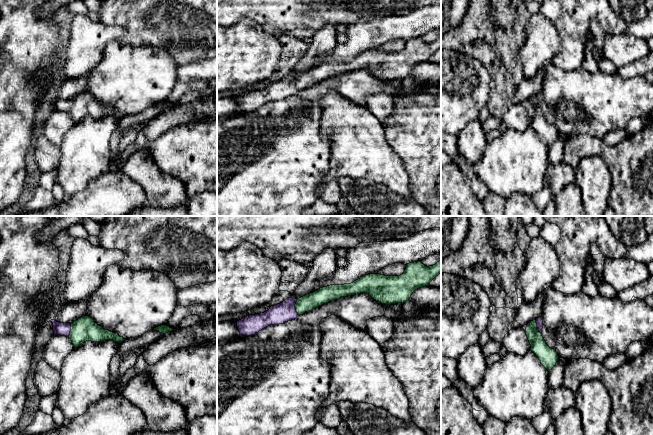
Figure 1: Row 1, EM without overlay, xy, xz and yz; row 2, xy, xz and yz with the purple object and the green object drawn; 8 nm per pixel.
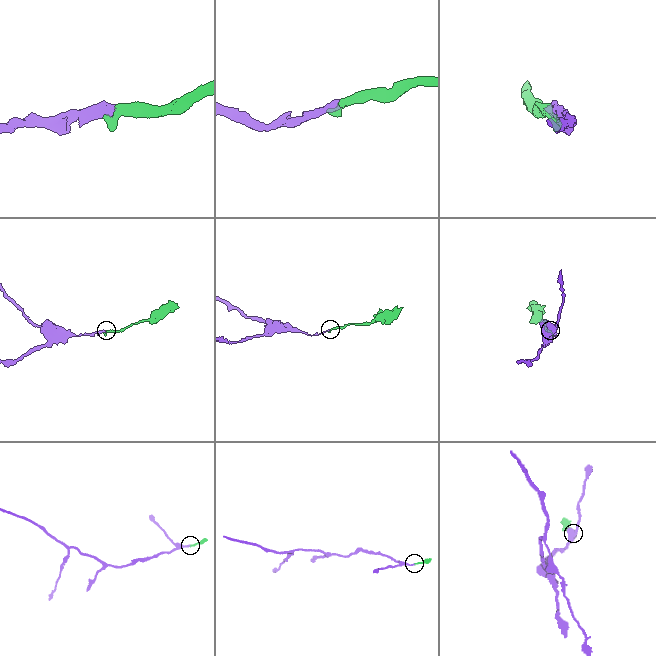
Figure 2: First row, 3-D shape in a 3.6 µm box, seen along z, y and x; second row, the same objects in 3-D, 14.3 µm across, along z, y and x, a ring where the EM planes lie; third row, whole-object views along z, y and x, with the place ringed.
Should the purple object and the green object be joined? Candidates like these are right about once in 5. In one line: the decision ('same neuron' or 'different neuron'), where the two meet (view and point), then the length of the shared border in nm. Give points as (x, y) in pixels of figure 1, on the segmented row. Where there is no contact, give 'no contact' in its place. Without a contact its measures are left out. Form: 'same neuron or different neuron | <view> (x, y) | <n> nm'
same neuron | xz (294, 308) | 130 nm

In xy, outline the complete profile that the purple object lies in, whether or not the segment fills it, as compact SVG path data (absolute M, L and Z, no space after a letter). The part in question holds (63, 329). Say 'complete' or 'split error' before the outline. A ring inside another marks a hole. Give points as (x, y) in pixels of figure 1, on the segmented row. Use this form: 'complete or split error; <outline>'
split error; M83 316L73 323L60 323L51 320L53 323L54 335L69 337L75 347L79 347L86 341L103 342L105 340L113 340L121 343L125 339L118 334L103 329L89 316Z

